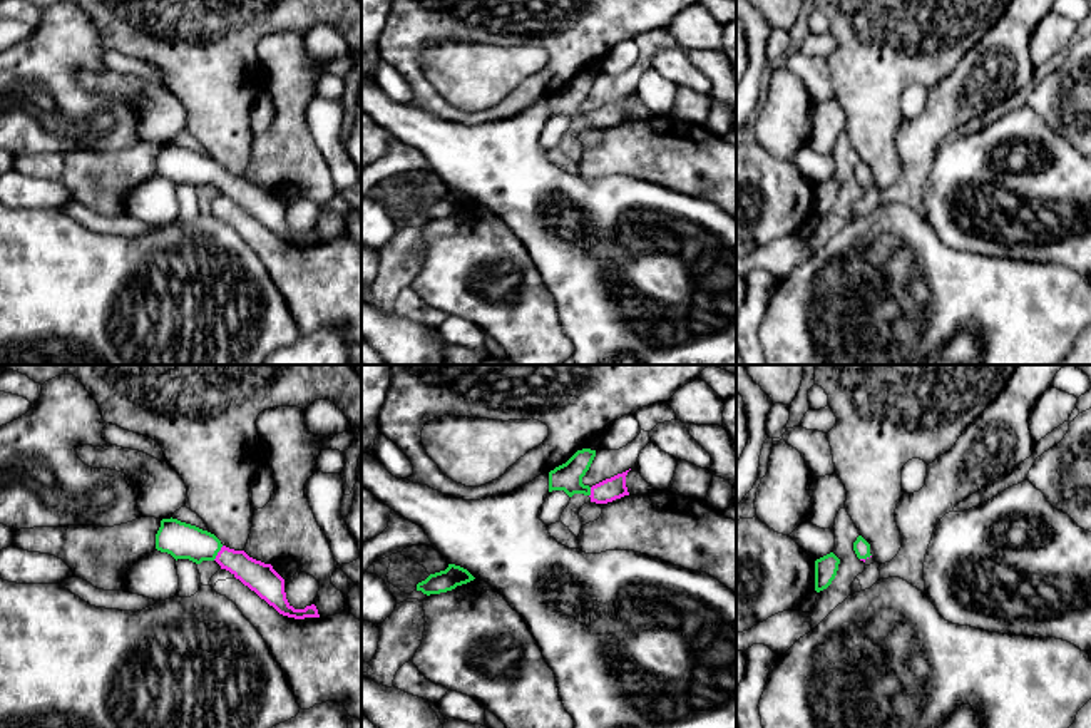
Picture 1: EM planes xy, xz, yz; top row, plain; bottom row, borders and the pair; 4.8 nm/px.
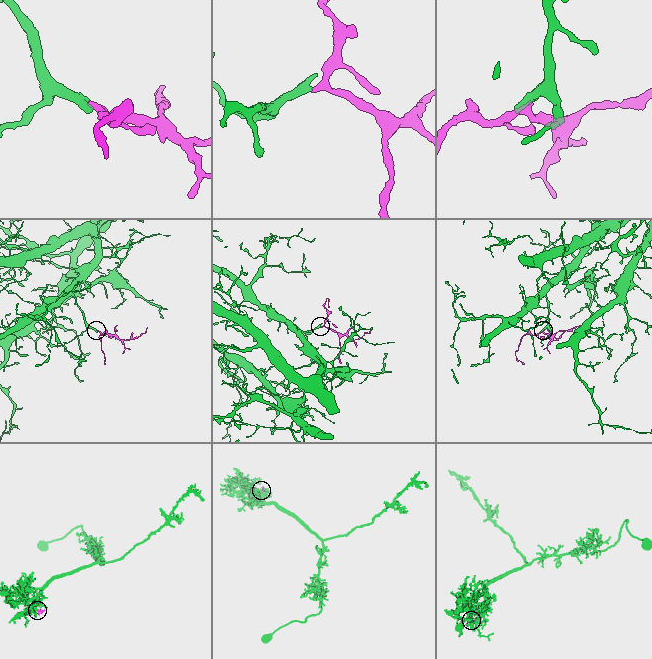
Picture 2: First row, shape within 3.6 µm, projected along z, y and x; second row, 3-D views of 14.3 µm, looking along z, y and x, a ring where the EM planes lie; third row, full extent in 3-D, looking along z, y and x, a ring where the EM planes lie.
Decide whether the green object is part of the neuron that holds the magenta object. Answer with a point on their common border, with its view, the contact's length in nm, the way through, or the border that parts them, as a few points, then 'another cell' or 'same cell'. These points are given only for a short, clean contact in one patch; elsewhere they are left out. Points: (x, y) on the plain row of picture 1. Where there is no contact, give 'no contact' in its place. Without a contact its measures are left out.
xy (218, 178) | 90 nm | across xy (261, 203), (218, 178), (206, 171), (183, 166) | same cell

